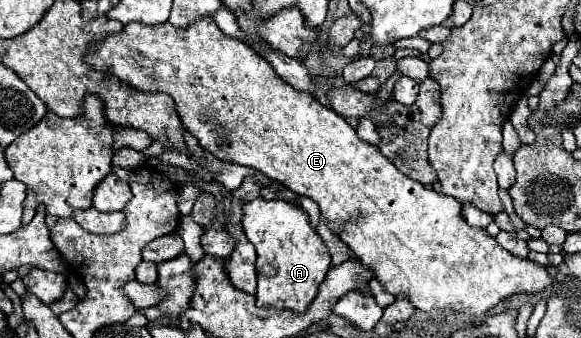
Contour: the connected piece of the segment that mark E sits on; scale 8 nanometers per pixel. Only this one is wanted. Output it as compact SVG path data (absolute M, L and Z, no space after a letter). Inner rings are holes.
M208 16L196 20L190 28L174 28L174 26L168 24L168 22L162 24L162 26L146 26L146 24L132 22L132 24L128 24L122 32L112 34L112 36L106 36L106 40L100 42L100 44L96 44L96 48L92 46L92 50L90 50L90 54L86 56L86 60L88 60L88 64L92 64L96 70L106 70L108 74L114 74L116 78L120 78L122 82L126 82L128 86L132 86L132 88L136 88L136 90L140 90L140 92L162 92L162 94L172 96L174 102L176 102L176 110L178 110L180 118L184 120L186 130L192 132L192 135L198 139L198 142L200 142L204 150L212 152L212 154L218 156L220 160L232 160L232 162L236 162L236 164L250 166L250 168L262 172L264 176L268 176L268 178L272 178L272 180L284 184L284 186L286 186L288 190L292 190L294 194L302 194L302 196L312 198L312 200L320 206L320 214L322 214L322 218L326 220L326 226L340 236L340 240L352 250L354 258L358 258L364 266L368 266L368 268L374 272L374 276L376 276L376 280L382 284L382 288L384 288L388 294L404 296L404 298L410 300L412 306L418 308L418 310L424 310L424 312L430 312L430 314L436 314L436 312L440 312L440 310L452 310L452 312L464 312L464 314L468 314L470 318L476 318L476 316L486 314L490 308L494 308L496 304L508 300L508 298L514 296L514 294L538 294L538 292L542 292L546 286L550 286L550 284L556 282L554 276L548 272L546 266L540 266L540 264L536 264L536 262L532 262L532 260L528 260L528 258L522 260L522 258L516 258L516 256L508 254L508 250L504 250L504 248L496 242L496 238L490 236L484 228L474 228L474 226L470 226L470 224L464 220L464 216L462 216L462 204L460 204L456 198L446 196L446 194L440 194L440 192L436 192L436 190L432 190L432 188L426 188L424 184L420 184L420 182L416 182L416 180L404 176L392 162L386 160L386 156L382 156L382 152L380 152L376 146L372 146L372 144L360 140L360 138L356 136L356 130L354 130L342 116L338 116L332 108L320 104L312 94L300 92L300 90L292 88L290 84L286 84L286 82L272 70L272 66L270 66L266 60L262 60L262 56L260 56L258 52L254 52L248 44L244 44L244 42L240 42L240 40L234 40L234 38L224 36L224 34L218 30L216 22L214 22L212 18L208 18ZM218 136L226 138L228 142L226 142L226 144L218 144Z

